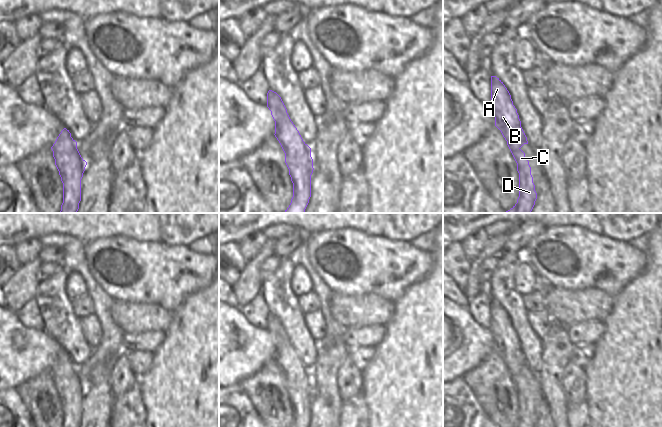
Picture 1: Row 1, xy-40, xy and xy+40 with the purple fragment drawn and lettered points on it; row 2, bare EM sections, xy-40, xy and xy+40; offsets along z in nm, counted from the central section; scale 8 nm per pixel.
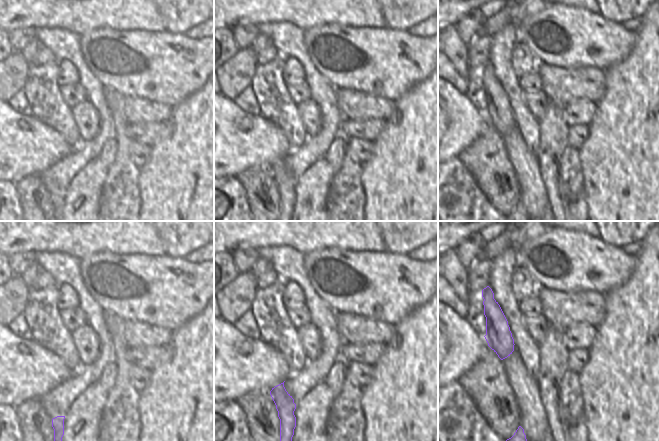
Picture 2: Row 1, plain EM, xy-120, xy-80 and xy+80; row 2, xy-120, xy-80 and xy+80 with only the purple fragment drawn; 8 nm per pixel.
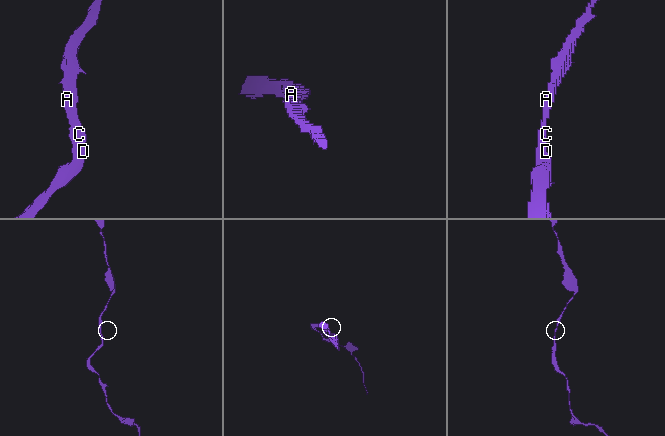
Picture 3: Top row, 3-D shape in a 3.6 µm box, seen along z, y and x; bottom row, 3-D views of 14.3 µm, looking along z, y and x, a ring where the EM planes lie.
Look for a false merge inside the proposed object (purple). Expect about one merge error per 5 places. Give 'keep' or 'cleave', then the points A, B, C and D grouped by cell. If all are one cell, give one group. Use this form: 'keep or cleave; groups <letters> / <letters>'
keep; groups A B C D

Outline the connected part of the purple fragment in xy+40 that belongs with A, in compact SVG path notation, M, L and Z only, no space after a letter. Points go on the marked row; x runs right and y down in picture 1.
M491 76L491 103L489 105L495 117L495 126L507 141L519 173L517 203L505 213L531 213L537 199L537 193L529 161L520 149L524 144L528 144L527 137L521 127L517 109L513 105L509 91L496 76Z

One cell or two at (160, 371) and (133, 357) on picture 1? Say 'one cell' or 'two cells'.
two cells

